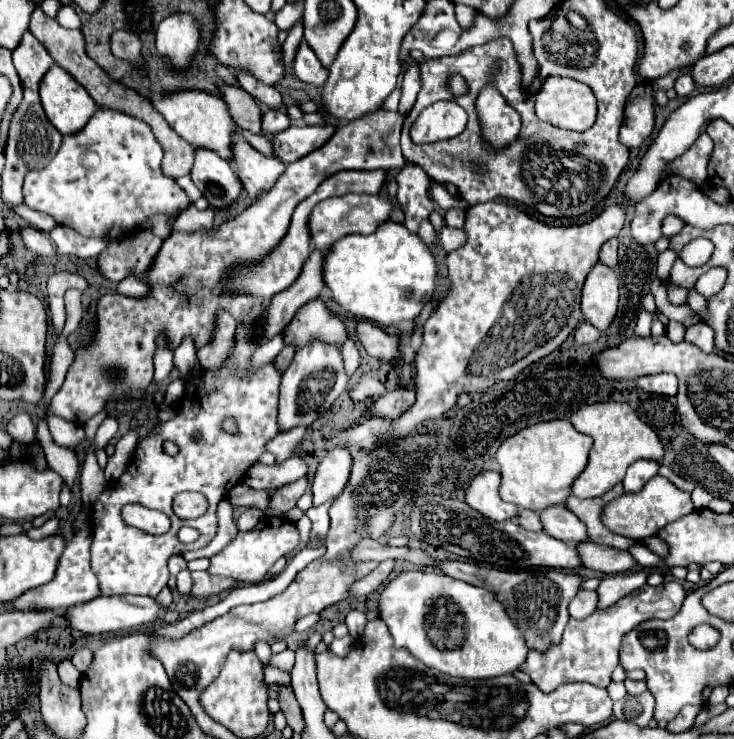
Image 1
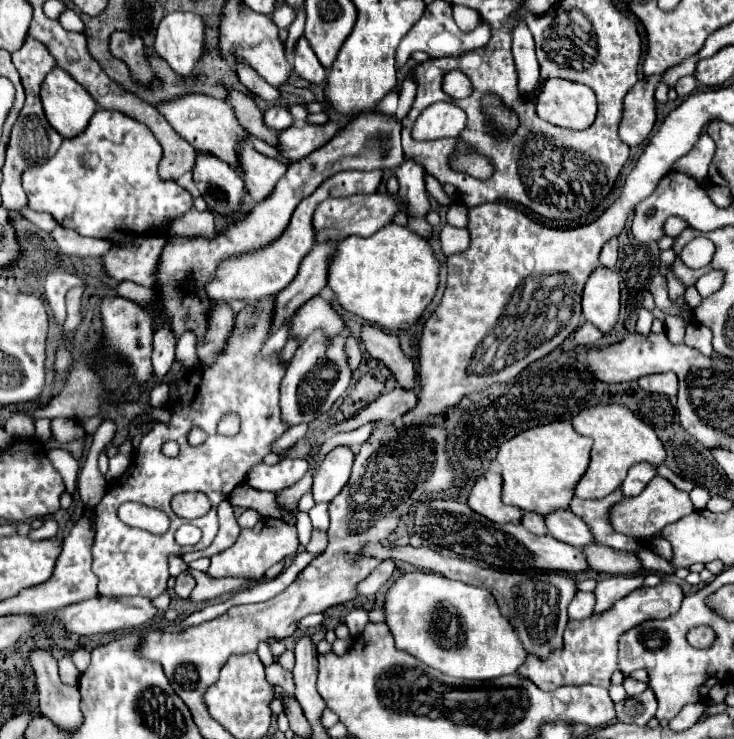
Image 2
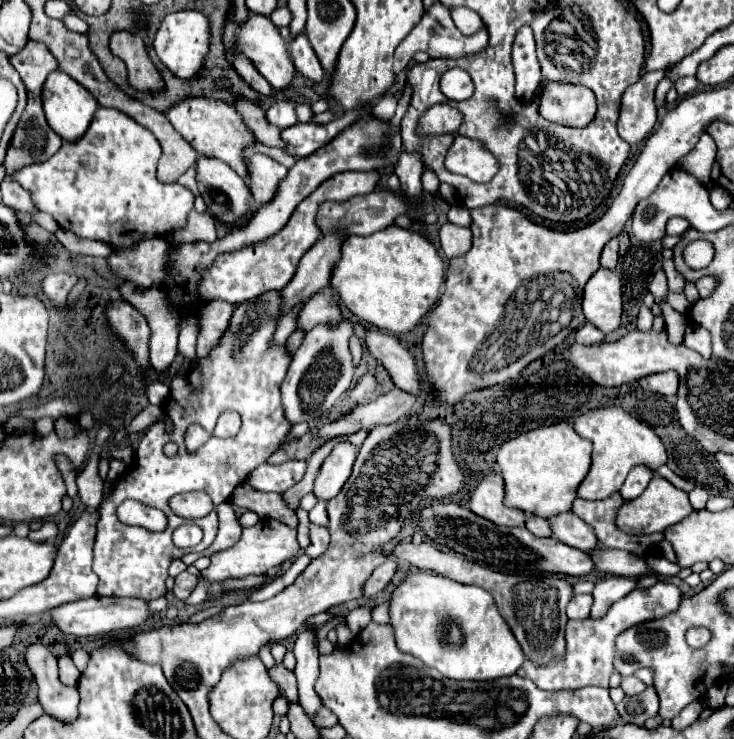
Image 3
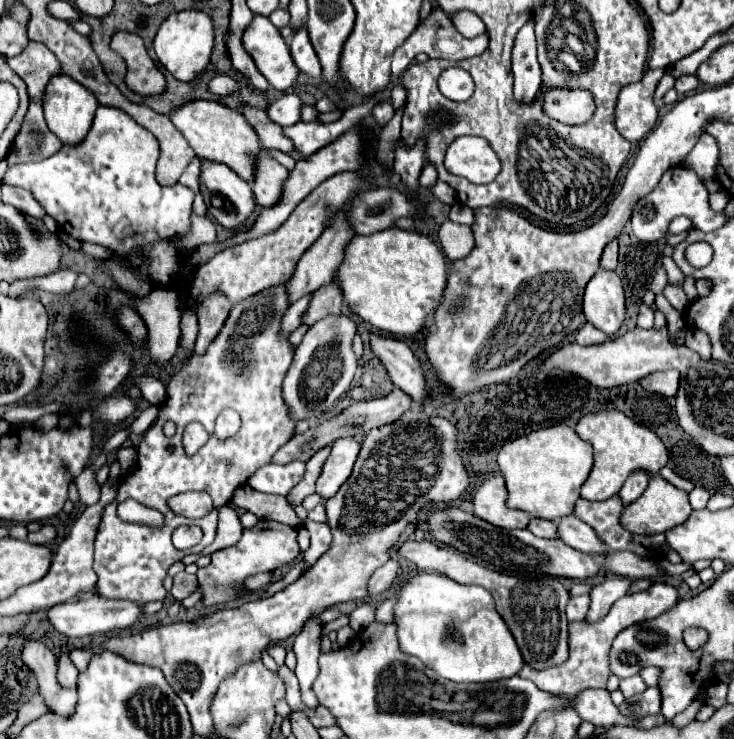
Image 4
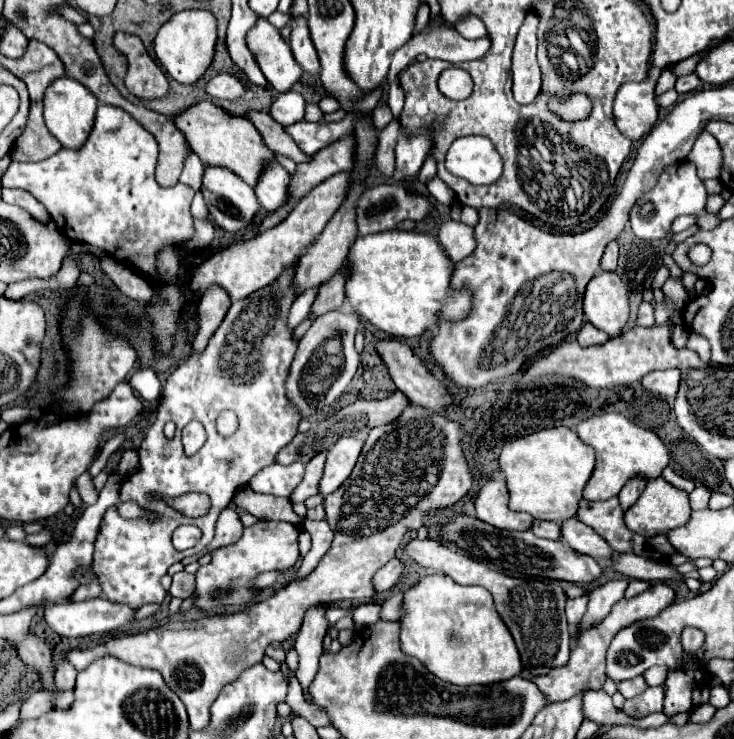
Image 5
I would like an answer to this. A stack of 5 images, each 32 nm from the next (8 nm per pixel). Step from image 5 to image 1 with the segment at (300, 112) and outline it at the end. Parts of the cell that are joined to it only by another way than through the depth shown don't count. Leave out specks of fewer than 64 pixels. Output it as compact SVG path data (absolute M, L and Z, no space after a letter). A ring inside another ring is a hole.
M268 110L262 116L262 132L268 136L274 136L274 134L286 130L290 124L292 122L284 110Z

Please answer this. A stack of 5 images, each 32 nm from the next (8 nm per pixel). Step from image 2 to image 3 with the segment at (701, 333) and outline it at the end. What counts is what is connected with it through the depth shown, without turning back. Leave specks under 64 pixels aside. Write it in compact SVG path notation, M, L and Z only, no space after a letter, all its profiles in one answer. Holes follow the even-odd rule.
M690 324L686 328L686 336L684 336L684 344L696 352L700 352L704 358L712 356L712 346L710 346L710 336L706 328L700 328L698 324Z

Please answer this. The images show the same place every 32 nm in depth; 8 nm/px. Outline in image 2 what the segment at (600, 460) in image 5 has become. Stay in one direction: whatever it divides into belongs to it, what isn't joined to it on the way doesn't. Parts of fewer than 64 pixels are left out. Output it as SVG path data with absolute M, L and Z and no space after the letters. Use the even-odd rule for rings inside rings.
M598 404L584 408L572 418L572 426L580 434L593 439L590 466L584 472L580 484L576 484L574 494L578 498L604 498L624 482L628 468L636 462L650 462L654 466L664 462L666 452L656 432L636 418L624 404Z

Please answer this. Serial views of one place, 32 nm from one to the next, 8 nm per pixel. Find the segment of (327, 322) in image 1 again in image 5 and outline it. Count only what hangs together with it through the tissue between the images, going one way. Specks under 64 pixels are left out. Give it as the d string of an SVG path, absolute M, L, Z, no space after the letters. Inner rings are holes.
M338 270L330 282L320 286L318 296L310 308L310 320L316 320L324 312L340 310L342 306L344 306L344 274Z

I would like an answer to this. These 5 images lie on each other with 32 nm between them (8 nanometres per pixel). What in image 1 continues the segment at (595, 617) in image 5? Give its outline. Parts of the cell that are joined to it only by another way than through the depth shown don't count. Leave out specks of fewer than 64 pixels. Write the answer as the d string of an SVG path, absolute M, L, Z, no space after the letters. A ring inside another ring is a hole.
M640 568L636 572L622 572L622 574L608 574L602 584L598 586L598 608L608 608L618 602L622 596L642 588L648 580L648 574Z

